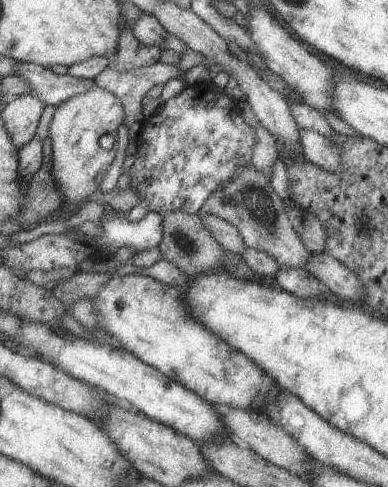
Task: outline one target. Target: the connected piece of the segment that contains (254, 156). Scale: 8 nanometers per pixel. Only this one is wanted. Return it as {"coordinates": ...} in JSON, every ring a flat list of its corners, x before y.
{"coordinates":[[257,122,253,126,253,148,251,148,251,158,249,158,251,166,257,168,259,172,263,172,263,176,267,178,271,162,275,158,279,158,279,154,277,154,277,142,269,134,269,130,261,122]]}

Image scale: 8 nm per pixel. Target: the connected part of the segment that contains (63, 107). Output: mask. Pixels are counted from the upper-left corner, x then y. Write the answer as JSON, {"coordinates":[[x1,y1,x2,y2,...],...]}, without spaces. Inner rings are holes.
{"coordinates":[[91,86,81,94,73,94,67,100,63,100,53,114,53,120,49,124,49,138,51,138,51,150,53,150,53,168,51,174,55,178,57,188,63,194,65,202,77,202,85,196,99,190,99,182,109,168,115,150,103,152,99,146,101,136,117,136,117,128,125,124,125,110,119,102,119,98,105,88]]}

